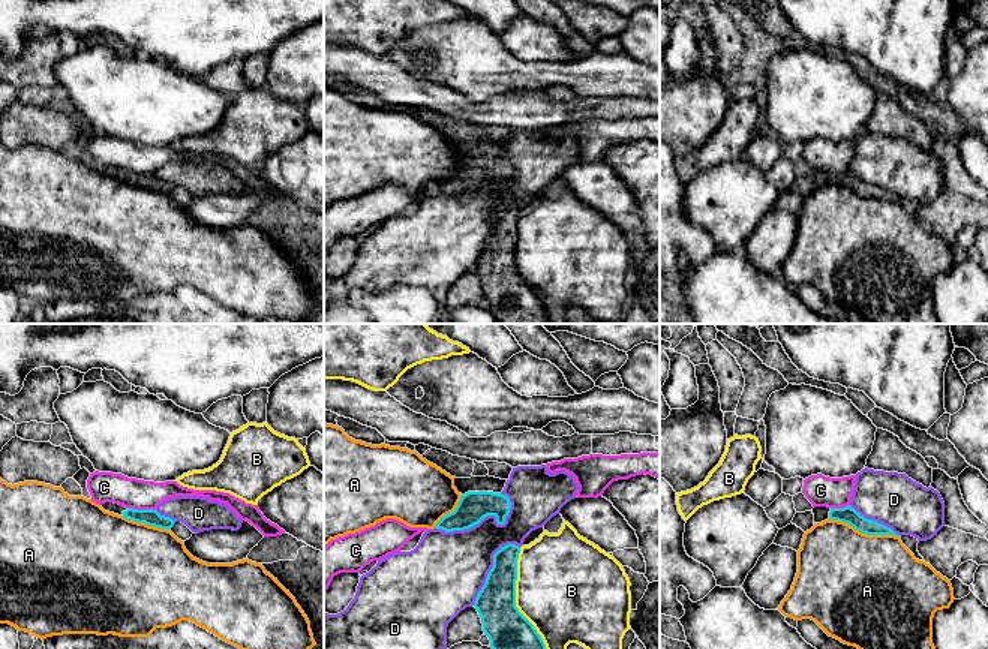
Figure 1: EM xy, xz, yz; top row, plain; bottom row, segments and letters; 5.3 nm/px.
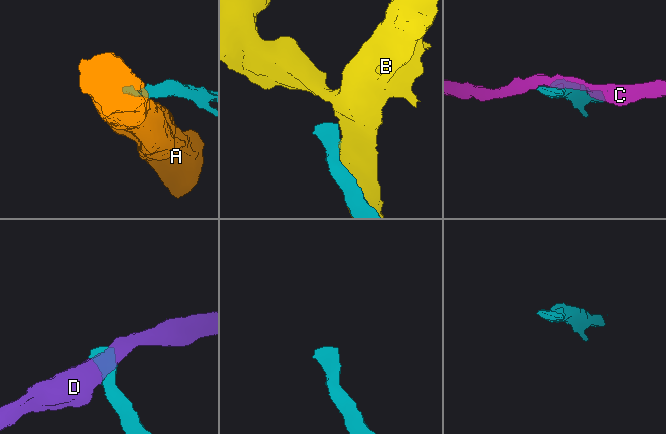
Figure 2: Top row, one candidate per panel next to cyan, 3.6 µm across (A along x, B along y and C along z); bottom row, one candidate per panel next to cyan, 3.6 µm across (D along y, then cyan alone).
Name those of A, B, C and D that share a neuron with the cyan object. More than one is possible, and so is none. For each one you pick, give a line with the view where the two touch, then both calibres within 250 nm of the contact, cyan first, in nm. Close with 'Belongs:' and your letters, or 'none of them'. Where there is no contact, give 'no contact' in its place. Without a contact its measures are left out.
Belongs: none of them

